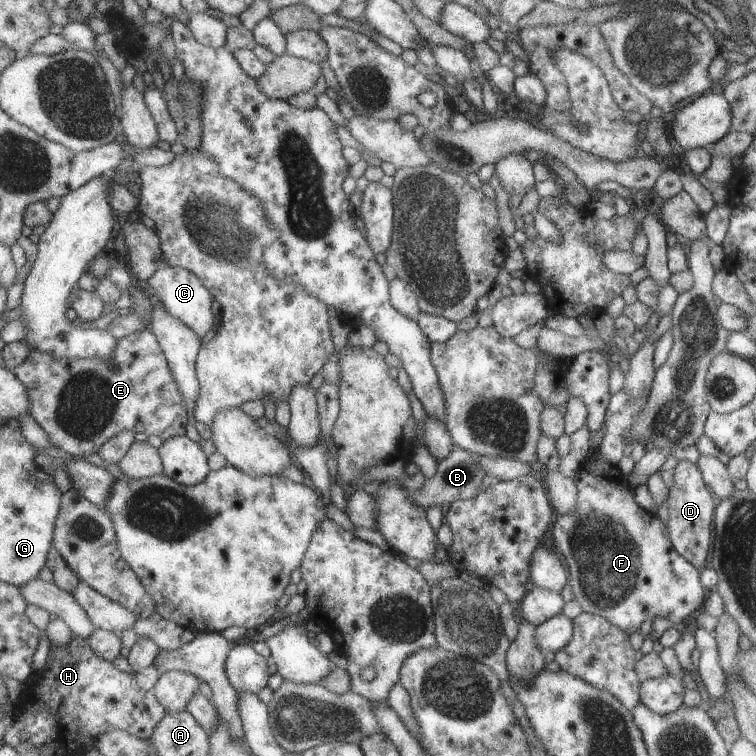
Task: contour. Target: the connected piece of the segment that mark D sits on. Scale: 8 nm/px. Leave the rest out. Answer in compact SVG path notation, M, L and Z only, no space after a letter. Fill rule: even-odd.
M677 460L672 472L672 482L666 498L668 519L665 523L671 546L689 564L693 564L698 571L702 571L708 566L707 562L712 550L712 520L715 510L713 494L703 482L697 465L689 461Z

